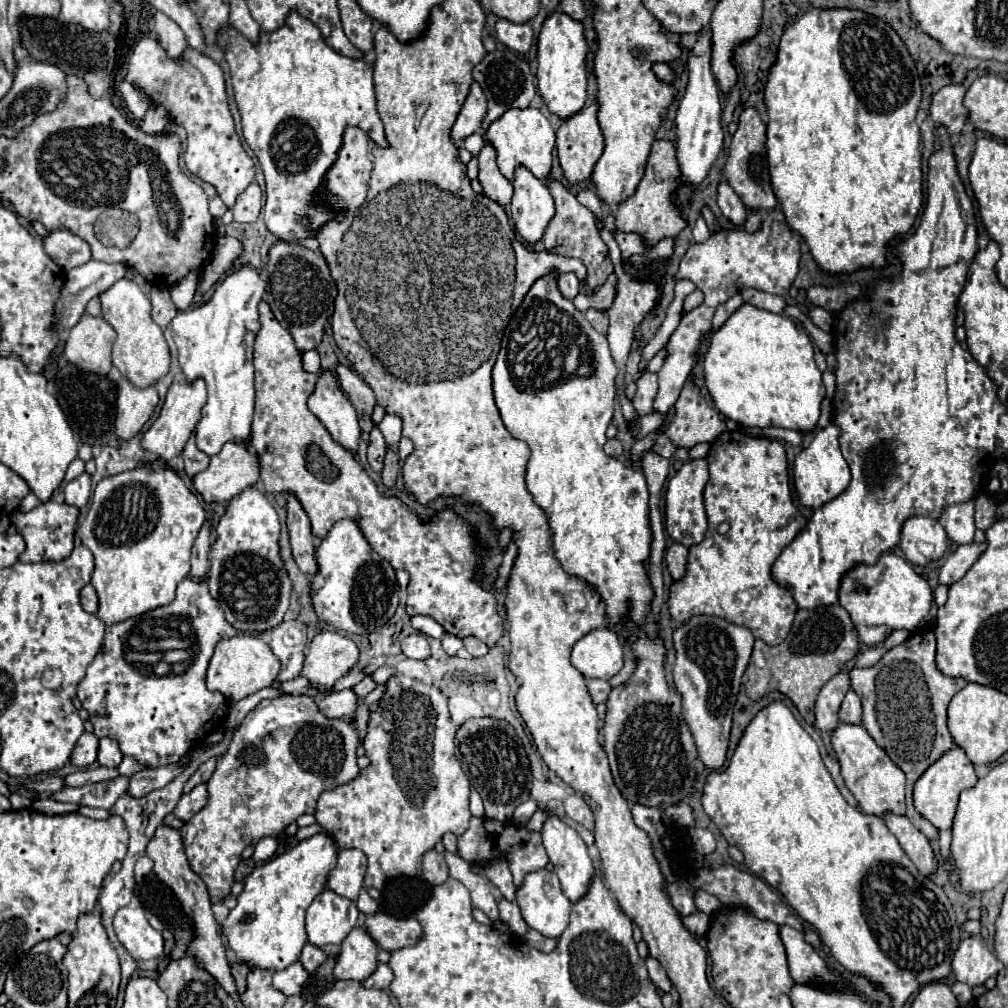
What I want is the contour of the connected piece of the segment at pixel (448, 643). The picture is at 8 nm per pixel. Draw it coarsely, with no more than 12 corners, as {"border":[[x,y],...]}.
{"border":[[447,634],[443,650],[447,656],[457,656],[463,648],[463,640]]}

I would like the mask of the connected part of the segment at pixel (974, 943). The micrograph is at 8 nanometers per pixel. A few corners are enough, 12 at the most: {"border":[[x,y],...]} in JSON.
{"border":[[981,936],[961,940],[953,974],[981,986],[1003,970],[1003,962]]}

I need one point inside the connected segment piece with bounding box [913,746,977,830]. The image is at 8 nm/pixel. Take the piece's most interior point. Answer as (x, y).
(936, 793)

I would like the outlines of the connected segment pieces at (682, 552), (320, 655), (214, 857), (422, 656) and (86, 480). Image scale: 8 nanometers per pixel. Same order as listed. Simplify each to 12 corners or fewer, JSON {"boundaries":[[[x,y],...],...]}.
{"boundaries":[[[681,544],[667,548],[665,560],[673,580],[687,572],[687,548]],[[319,632],[301,676],[327,692],[357,664],[359,648]],[[261,700],[183,836],[211,902],[247,846],[359,774],[351,722]],[[411,634],[401,642],[407,658],[427,660],[431,656],[427,636]],[[87,472],[65,486],[65,502],[87,506],[91,476]]]}

